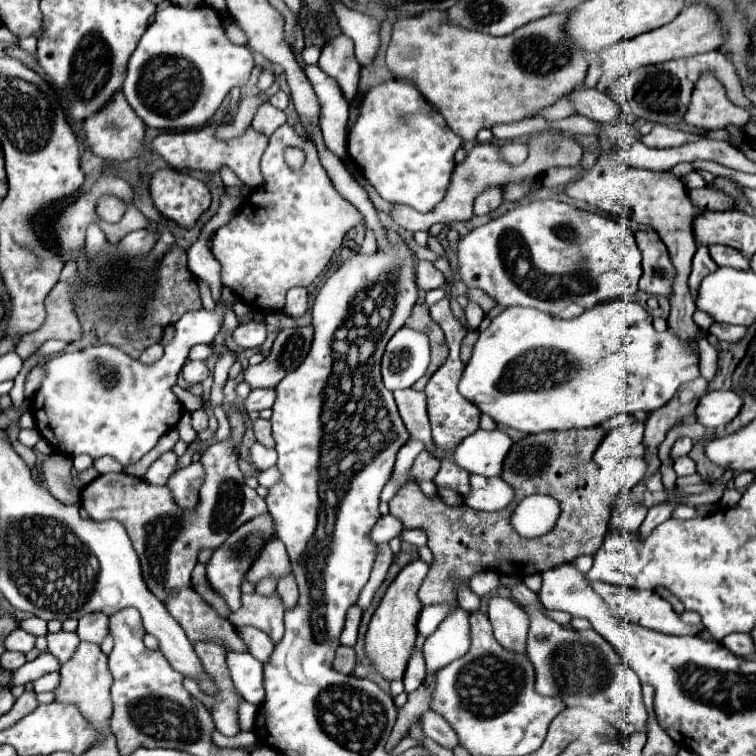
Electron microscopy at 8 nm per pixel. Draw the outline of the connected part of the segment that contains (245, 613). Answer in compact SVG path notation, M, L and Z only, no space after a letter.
M259 593L243 595L243 607L235 613L231 613L229 621L235 627L257 627L265 631L271 641L277 645L283 637L283 603L279 601L279 595L273 593L271 597L261 597Z

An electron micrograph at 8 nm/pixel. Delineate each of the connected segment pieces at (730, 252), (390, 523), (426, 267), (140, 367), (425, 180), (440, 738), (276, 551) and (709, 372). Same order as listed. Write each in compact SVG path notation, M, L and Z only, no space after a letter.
M709 245L709 255L719 267L749 269L749 261L737 249L731 249L725 245Z
M385 515L375 523L375 527L371 531L371 539L375 543L387 543L393 537L397 537L401 531L403 531L401 521L397 517L393 517L393 515Z
M419 261L417 263L417 285L423 291L431 291L431 289L437 289L437 287L443 287L445 277L443 277L441 271L437 271L433 267L431 261Z
M223 287L221 303L215 303L213 311L199 309L199 311L185 313L173 325L175 333L173 333L173 339L165 345L165 355L153 365L143 365L141 361L129 357L127 353L123 353L121 349L113 345L99 345L99 347L87 347L87 349L73 351L73 353L61 353L45 361L43 365L45 377L31 401L31 413L33 413L37 431L41 433L41 437L53 447L53 451L67 455L67 457L89 455L91 459L99 459L99 457L109 455L117 459L121 465L133 465L135 461L139 461L145 453L149 453L157 445L163 433L175 429L177 421L183 415L183 405L173 393L173 385L177 383L181 365L187 361L189 349L197 343L209 345L213 341L213 337L219 333L223 325L225 311L235 301L237 301L235 293Z
M399 79L381 83L363 97L359 117L347 137L349 157L357 163L359 171L375 187L375 191L391 203L409 205L423 213L435 207L445 197L455 167L455 153L459 147L463 147L463 139L451 131L443 115L433 111L427 99L413 85L403 83Z
M427 711L421 719L421 727L425 737L431 737L435 743L447 747L447 749L455 749L459 745L459 739L455 737L455 731L451 729L451 725L447 725L447 721L443 717L439 717L439 713L435 711Z
M271 539L261 549L251 571L247 573L247 581L257 585L265 577L279 579L279 577L285 577L287 573L291 573L291 561L287 557L287 549L279 539Z
M703 337L703 347L699 347L699 357L701 357L701 375L711 381L715 371L717 371L717 351L715 347L707 341L707 337Z

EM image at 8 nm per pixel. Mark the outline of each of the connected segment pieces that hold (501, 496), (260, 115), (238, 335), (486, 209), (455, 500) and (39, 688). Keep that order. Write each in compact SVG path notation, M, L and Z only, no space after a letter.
M471 475L471 493L465 497L465 505L477 511L499 511L505 509L509 503L513 501L513 491L511 485L507 485L503 479L499 477L479 477L479 475Z
M263 103L257 111L257 115L253 117L253 129L263 135L271 135L283 123L285 123L285 113L279 111L277 107L273 107L271 103Z
M243 323L233 331L233 341L241 347L241 349L257 349L263 341L267 339L267 329L263 323Z
M491 187L487 191L483 191L477 199L475 199L475 215L487 215L491 211L495 211L503 201L503 195L501 195L501 189L497 187Z
M437 487L437 491L439 491L441 501L445 501L445 505L451 505L451 507L459 507L459 505L463 505L463 497L459 497L453 489Z
M47 673L39 679L33 681L33 689L35 693L43 693L43 691L53 691L59 685L59 673Z

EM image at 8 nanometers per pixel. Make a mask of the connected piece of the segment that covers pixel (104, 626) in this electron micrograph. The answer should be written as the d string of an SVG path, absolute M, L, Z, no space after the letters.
M89 613L87 617L79 619L79 627L77 627L77 635L81 641L89 641L95 645L101 645L103 639L109 633L109 621L107 615L103 613Z

